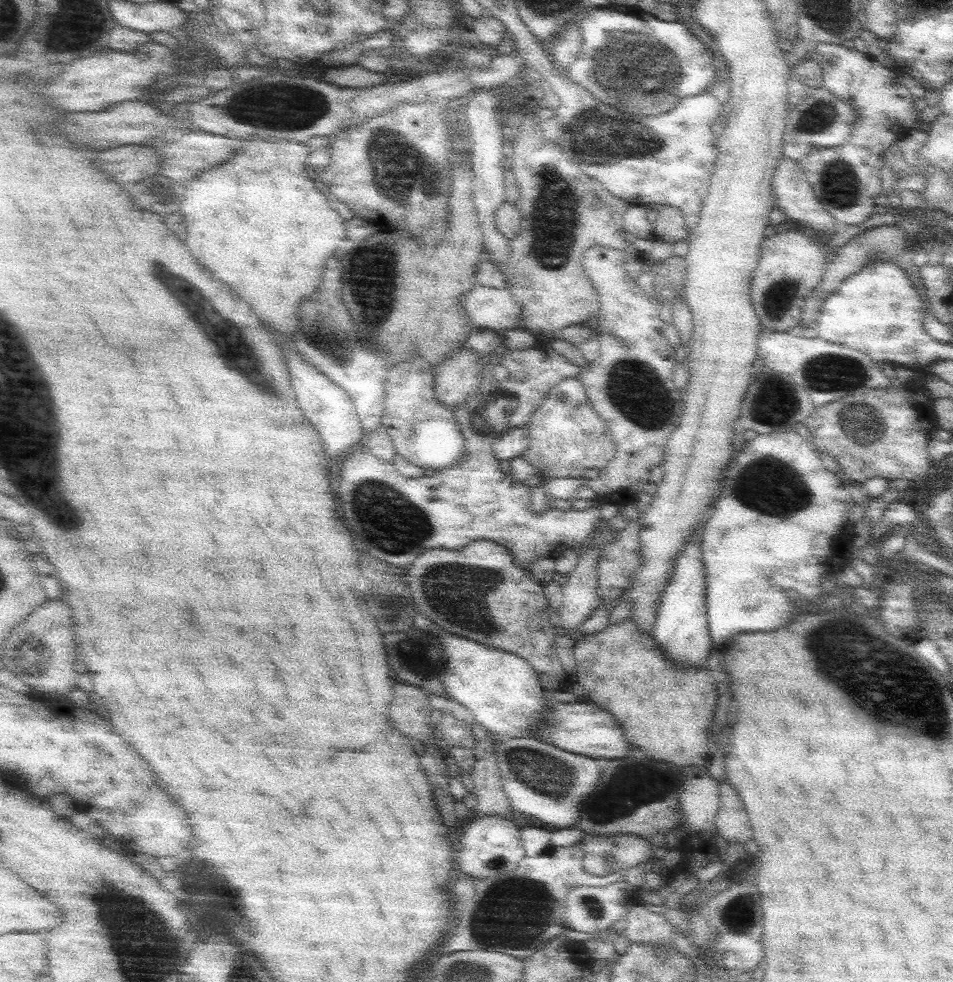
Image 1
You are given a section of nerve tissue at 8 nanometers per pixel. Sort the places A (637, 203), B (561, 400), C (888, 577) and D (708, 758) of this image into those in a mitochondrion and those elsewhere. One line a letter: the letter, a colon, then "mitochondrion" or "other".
A: other
B: mitochondrion
C: other
D: other

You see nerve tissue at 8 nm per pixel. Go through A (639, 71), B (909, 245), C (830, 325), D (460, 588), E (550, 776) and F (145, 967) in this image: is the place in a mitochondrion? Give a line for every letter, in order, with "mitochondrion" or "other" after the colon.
A: mitochondrion
B: other
C: other
D: mitochondrion
E: mitochondrion
F: mitochondrion

